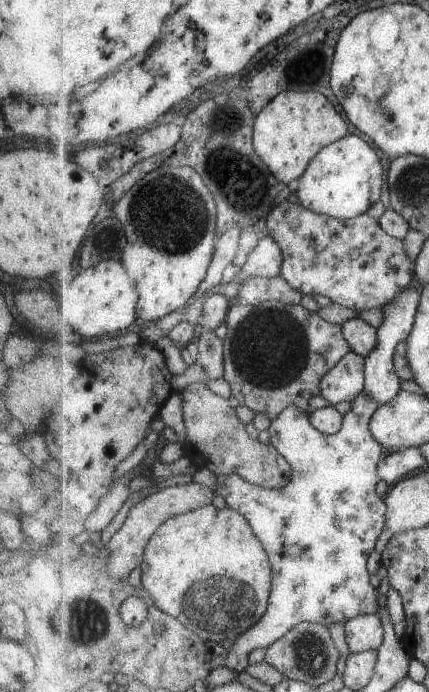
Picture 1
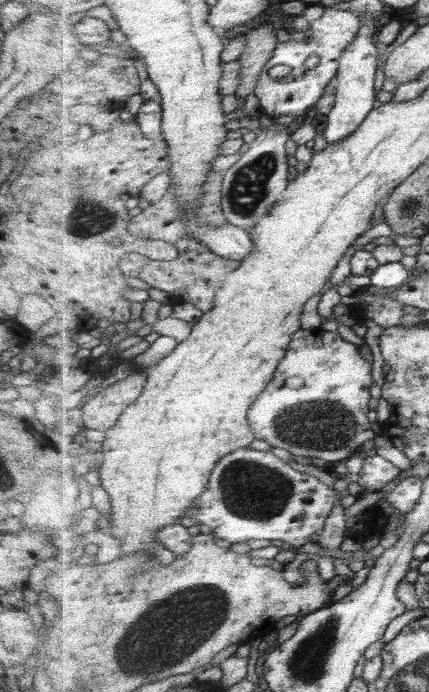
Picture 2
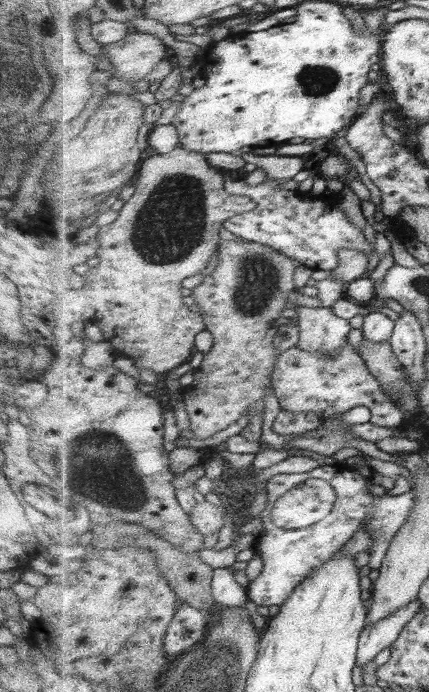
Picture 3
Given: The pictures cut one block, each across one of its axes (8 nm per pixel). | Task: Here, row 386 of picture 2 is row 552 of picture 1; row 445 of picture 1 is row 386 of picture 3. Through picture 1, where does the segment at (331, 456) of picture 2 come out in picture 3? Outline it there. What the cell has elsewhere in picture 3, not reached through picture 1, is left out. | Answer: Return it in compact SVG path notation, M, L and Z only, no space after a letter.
M347 342L335 356L321 358L297 346L280 354L272 375L272 388L280 408L288 412L315 412L323 420L355 408L366 406L372 412L371 423L386 429L403 426L404 417L384 394L379 380L372 374L361 352Z

